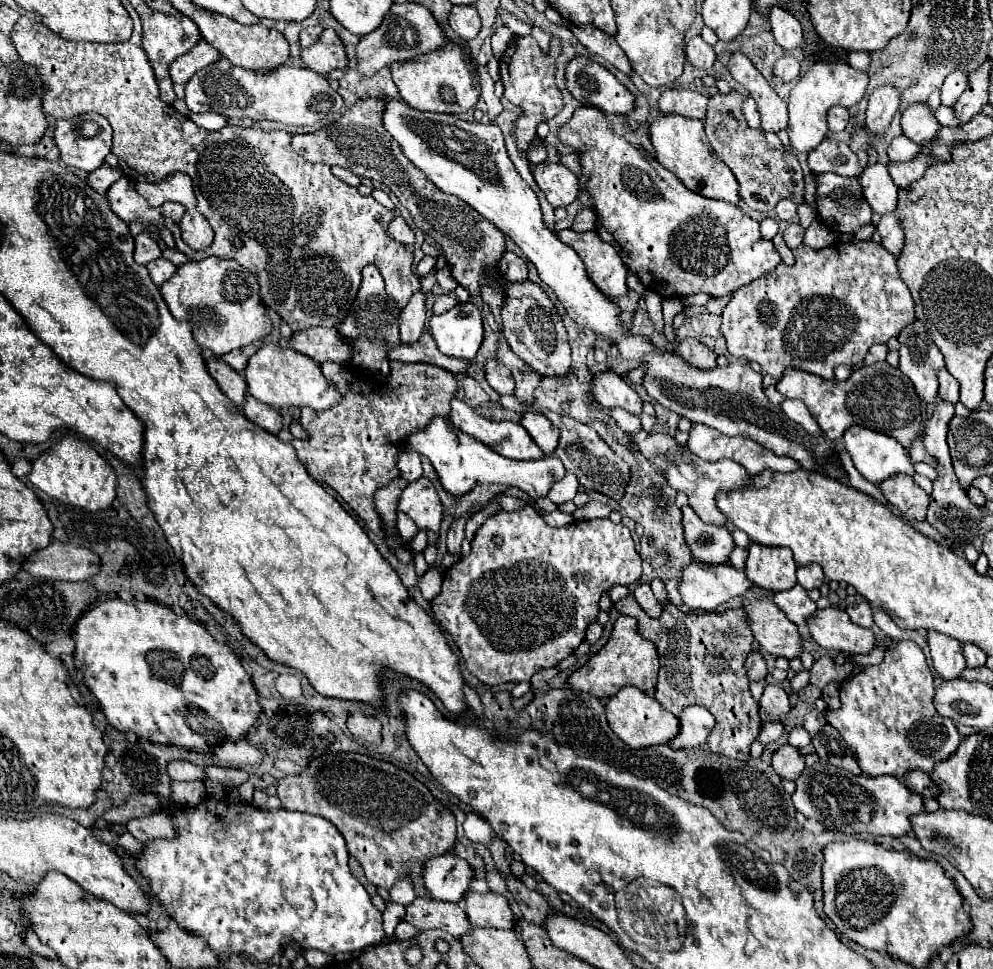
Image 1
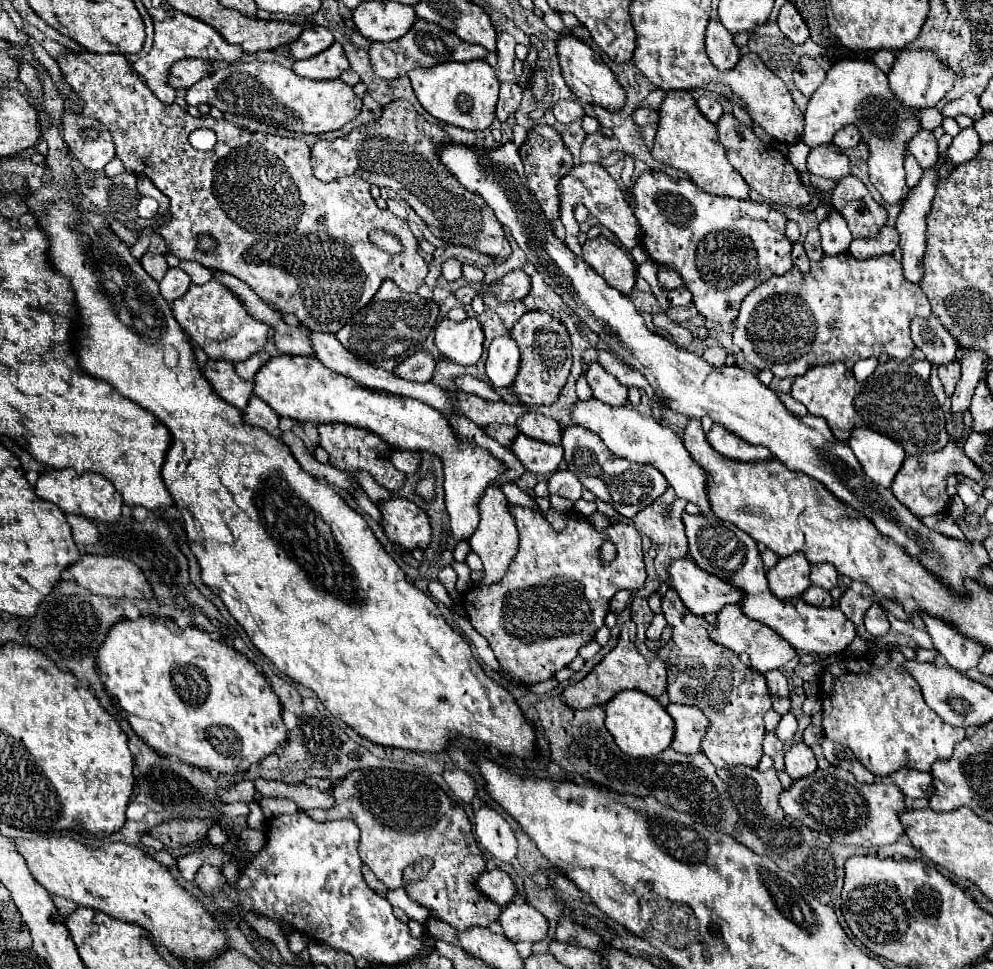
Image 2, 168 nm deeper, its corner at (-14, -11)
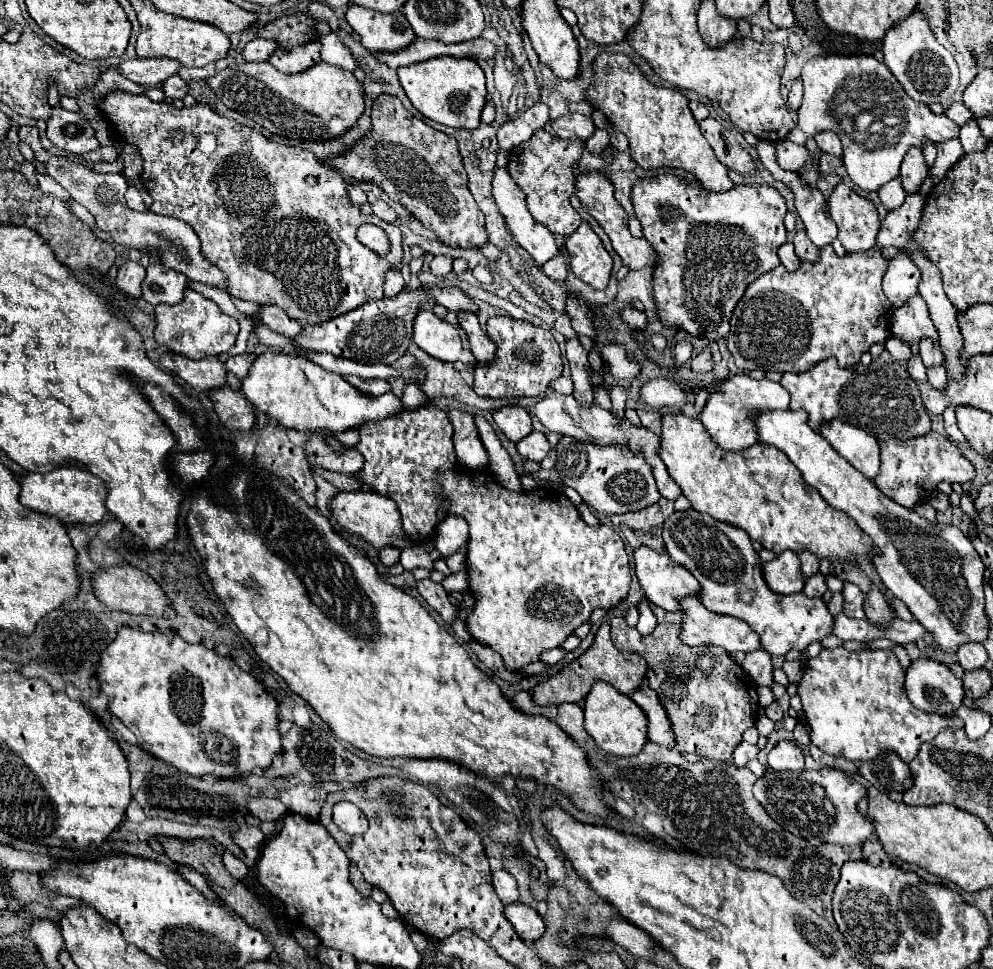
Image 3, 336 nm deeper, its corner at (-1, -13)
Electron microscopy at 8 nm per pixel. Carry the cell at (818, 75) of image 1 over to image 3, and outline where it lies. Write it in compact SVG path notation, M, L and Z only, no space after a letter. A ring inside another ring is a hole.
M815 56L803 66L801 82L805 94L799 108L799 124L787 139L803 145L808 136L833 130L843 144L849 178L869 192L899 176L901 160L909 148L923 150L925 140L937 146L959 134L953 120L945 114L933 114L927 104L915 102L889 68L871 56Z

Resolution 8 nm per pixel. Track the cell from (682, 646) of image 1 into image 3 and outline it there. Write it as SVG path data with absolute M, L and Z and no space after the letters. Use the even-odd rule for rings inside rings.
M623 616L611 620L611 640L621 652L637 652L647 660L647 684L657 692L671 728L675 732L677 750L697 752L705 758L715 758L723 762L733 762L733 750L741 742L747 728L755 726L757 720L757 692L749 674L723 650L717 646L687 646L679 640L679 624L657 624L649 636L641 636L637 628L627 626Z

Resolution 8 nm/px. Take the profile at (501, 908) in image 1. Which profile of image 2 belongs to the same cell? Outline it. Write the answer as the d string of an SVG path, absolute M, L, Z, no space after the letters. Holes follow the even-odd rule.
M520 900L502 908L498 924L510 942L540 942L548 934L546 918L536 908Z

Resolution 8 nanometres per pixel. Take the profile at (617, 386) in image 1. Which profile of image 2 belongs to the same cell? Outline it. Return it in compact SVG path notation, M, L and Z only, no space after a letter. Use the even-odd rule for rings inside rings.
M590 364L584 376L586 376L596 400L610 404L610 406L626 406L628 404L628 388L622 386L600 364Z

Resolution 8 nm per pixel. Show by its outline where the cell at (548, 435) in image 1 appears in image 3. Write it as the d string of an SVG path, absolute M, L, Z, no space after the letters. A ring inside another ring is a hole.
M517 404L503 406L497 412L493 412L493 420L511 442L519 442L533 430L529 412Z

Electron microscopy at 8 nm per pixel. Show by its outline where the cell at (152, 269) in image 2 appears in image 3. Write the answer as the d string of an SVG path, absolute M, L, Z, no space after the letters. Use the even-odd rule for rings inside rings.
M127 260L117 272L115 288L121 290L129 298L139 298L141 296L143 278L145 278L145 268L141 264L137 264L137 262Z

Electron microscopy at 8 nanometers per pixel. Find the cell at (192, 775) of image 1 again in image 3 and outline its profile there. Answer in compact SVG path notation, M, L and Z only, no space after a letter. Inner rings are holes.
M259 796L259 798L251 798L249 800L249 810L253 816L257 816L259 820L263 822L279 822L285 814L287 814L287 808L285 804L279 802L279 798L265 798L265 796Z

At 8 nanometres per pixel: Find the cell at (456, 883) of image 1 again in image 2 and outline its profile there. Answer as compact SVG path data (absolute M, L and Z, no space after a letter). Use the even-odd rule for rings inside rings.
M484 870L480 876L474 878L474 888L478 888L480 894L490 898L498 906L506 906L516 894L510 876L502 870Z

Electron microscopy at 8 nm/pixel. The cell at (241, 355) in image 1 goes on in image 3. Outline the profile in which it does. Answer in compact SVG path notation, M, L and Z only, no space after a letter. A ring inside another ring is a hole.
M243 352L243 354L239 354L239 356L229 358L229 360L225 362L225 366L227 366L227 370L231 370L239 380L243 380L243 378L247 376L249 366L253 364L253 360L255 360L255 354L253 354L253 352Z

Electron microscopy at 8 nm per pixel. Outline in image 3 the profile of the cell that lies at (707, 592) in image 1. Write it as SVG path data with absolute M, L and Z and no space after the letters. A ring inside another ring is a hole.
M643 544L641 548L633 550L633 560L635 560L635 574L639 578L639 584L647 596L647 600L653 602L655 606L659 606L667 612L681 612L681 604L677 598L697 596L697 592L699 592L697 580L691 576L689 570L685 570L679 564L675 564L673 560L669 560L669 556L665 552L651 550L649 546Z

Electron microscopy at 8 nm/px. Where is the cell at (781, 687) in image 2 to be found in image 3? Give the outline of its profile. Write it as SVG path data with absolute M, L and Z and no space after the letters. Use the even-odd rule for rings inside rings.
M765 650L749 652L741 664L745 672L755 680L759 686L771 686L773 684L773 666L771 666L771 656Z

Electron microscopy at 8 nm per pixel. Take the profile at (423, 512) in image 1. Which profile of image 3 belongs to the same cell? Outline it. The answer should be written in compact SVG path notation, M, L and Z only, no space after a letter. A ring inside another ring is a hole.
M357 490L357 492L339 492L337 496L333 496L329 500L329 510L333 514L333 518L337 520L337 524L367 540L369 544L373 544L375 548L383 548L383 546L397 546L397 548L405 548L409 544L409 540L405 538L403 530L401 530L401 516L399 516L399 508L391 498L385 498L373 490Z

